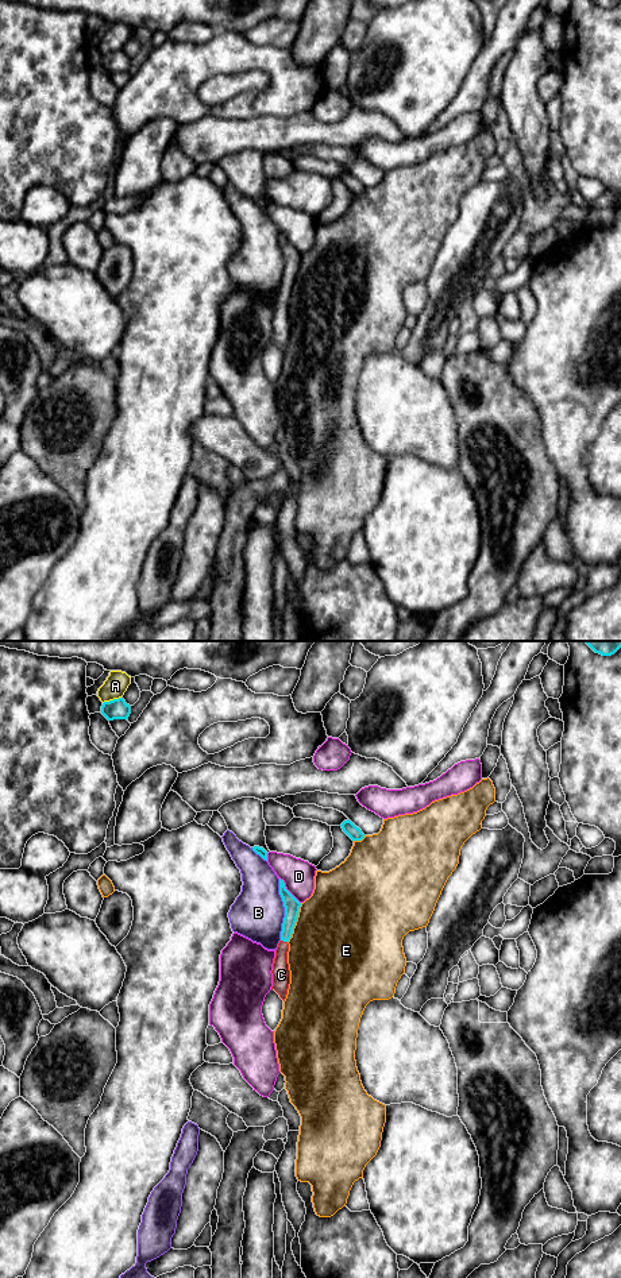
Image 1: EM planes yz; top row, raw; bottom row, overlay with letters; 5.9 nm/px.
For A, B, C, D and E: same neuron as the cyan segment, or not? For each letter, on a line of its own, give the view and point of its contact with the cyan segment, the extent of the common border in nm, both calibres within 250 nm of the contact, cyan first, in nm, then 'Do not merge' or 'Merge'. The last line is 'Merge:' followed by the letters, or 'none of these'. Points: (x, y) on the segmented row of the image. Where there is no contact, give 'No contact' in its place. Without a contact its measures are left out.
A: Touches cyan at yz (111, 701). Shared border 120 nm. Thickness 120 nm (cyan) against 140 nm. Do not merge
B: Touches cyan at yz (285, 910). Shared border 360 nm. Thickness 100 nm (cyan) against 320 nm. Do not merge
C: Touches cyan at yz (284, 941). Shared border 40 nm. Thickness 100 nm (cyan) against 110 nm. Merge
D: Touches cyan at yz (288, 891). Shared border 200 nm. Thickness 100 nm (cyan) against 190 nm. Do not merge
E: Touches cyan at yz (294, 923). Shared border 260 nm. Thickness 100 nm (cyan) against 500 nm. Do not merge
Merge: C

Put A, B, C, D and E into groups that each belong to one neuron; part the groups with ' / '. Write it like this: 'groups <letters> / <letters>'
groups A / B / C / D / E

